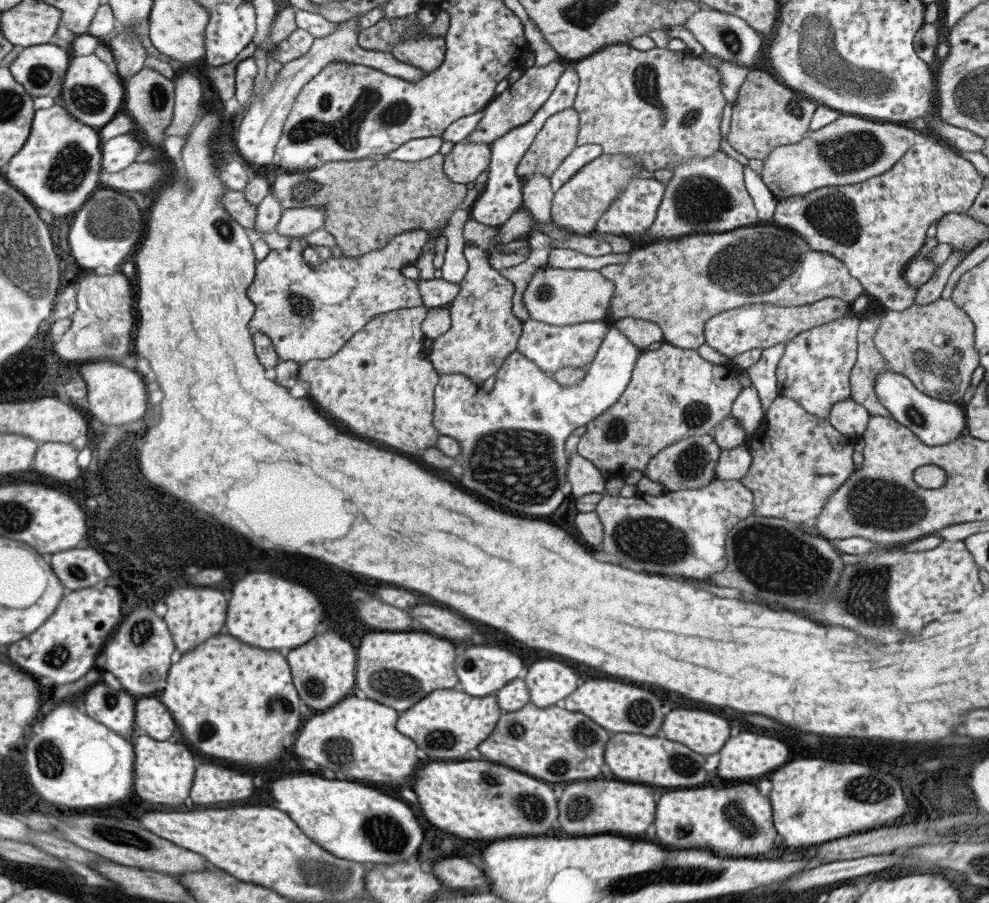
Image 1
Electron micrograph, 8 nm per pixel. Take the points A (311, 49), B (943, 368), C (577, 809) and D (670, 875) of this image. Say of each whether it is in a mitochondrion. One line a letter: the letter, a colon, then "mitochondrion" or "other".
A: other
B: mitochondrion
C: mitochondrion
D: other

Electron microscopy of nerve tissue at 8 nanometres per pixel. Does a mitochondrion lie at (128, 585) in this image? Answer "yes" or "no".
no

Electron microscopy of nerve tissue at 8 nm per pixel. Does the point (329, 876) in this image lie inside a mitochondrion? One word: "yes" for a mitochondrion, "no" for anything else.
yes

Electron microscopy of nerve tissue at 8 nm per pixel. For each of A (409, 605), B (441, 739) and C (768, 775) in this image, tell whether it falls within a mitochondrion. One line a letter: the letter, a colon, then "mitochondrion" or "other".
A: other
B: mitochondrion
C: other

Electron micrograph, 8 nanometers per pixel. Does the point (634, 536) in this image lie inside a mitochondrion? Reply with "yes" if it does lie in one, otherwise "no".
yes

